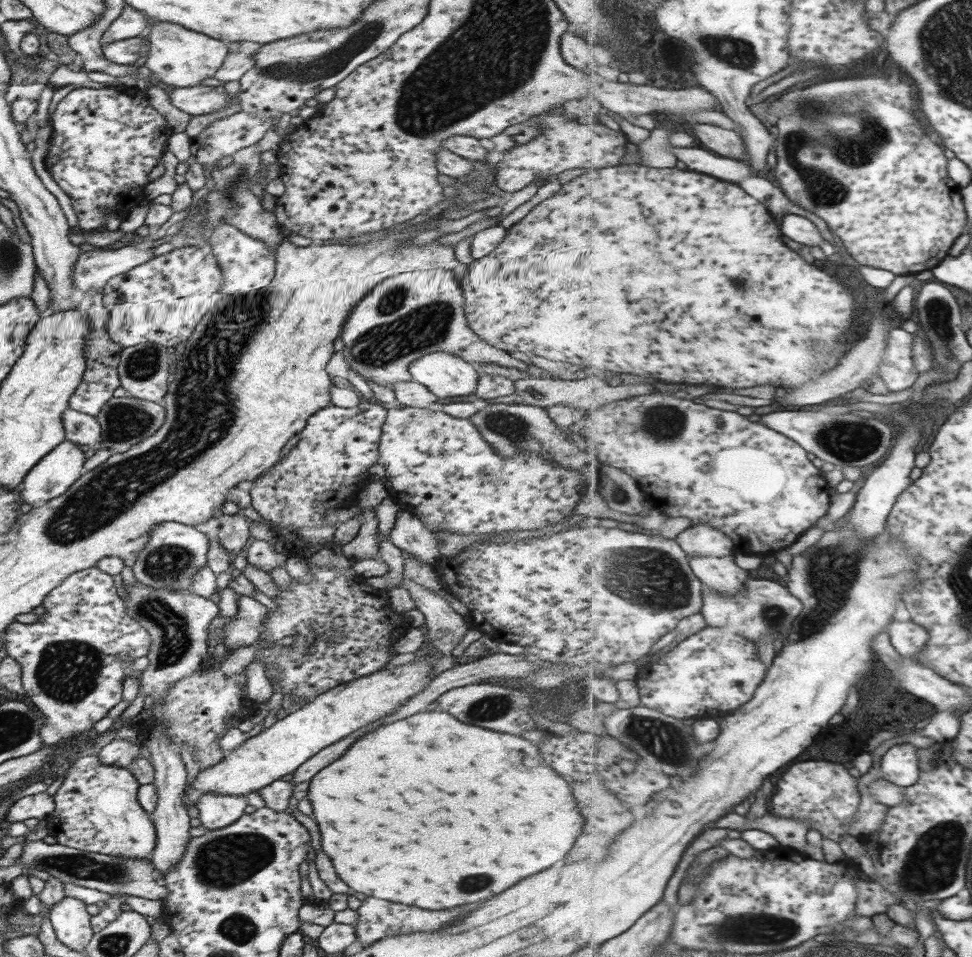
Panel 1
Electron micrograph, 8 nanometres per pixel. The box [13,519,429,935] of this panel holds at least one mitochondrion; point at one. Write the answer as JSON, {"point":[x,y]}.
{"point":[225,861]}

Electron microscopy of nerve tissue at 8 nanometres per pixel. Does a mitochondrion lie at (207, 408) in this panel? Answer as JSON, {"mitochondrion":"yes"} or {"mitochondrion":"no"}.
{"mitochondrion":"yes"}

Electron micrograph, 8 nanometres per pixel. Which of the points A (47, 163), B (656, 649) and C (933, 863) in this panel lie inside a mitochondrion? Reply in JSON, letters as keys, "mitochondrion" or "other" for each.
{"A":"other","B":"other","C":"mitochondrion"}

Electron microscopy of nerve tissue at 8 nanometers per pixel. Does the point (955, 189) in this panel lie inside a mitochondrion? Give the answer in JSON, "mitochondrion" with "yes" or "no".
{"mitochondrion":"no"}

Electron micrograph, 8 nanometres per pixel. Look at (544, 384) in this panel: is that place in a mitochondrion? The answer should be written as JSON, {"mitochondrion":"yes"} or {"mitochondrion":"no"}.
{"mitochondrion":"no"}

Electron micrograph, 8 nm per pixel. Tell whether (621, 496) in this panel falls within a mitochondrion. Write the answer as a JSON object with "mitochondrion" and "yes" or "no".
{"mitochondrion":"no"}

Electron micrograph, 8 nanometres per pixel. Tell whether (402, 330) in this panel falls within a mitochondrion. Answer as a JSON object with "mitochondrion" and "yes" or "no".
{"mitochondrion":"yes"}

